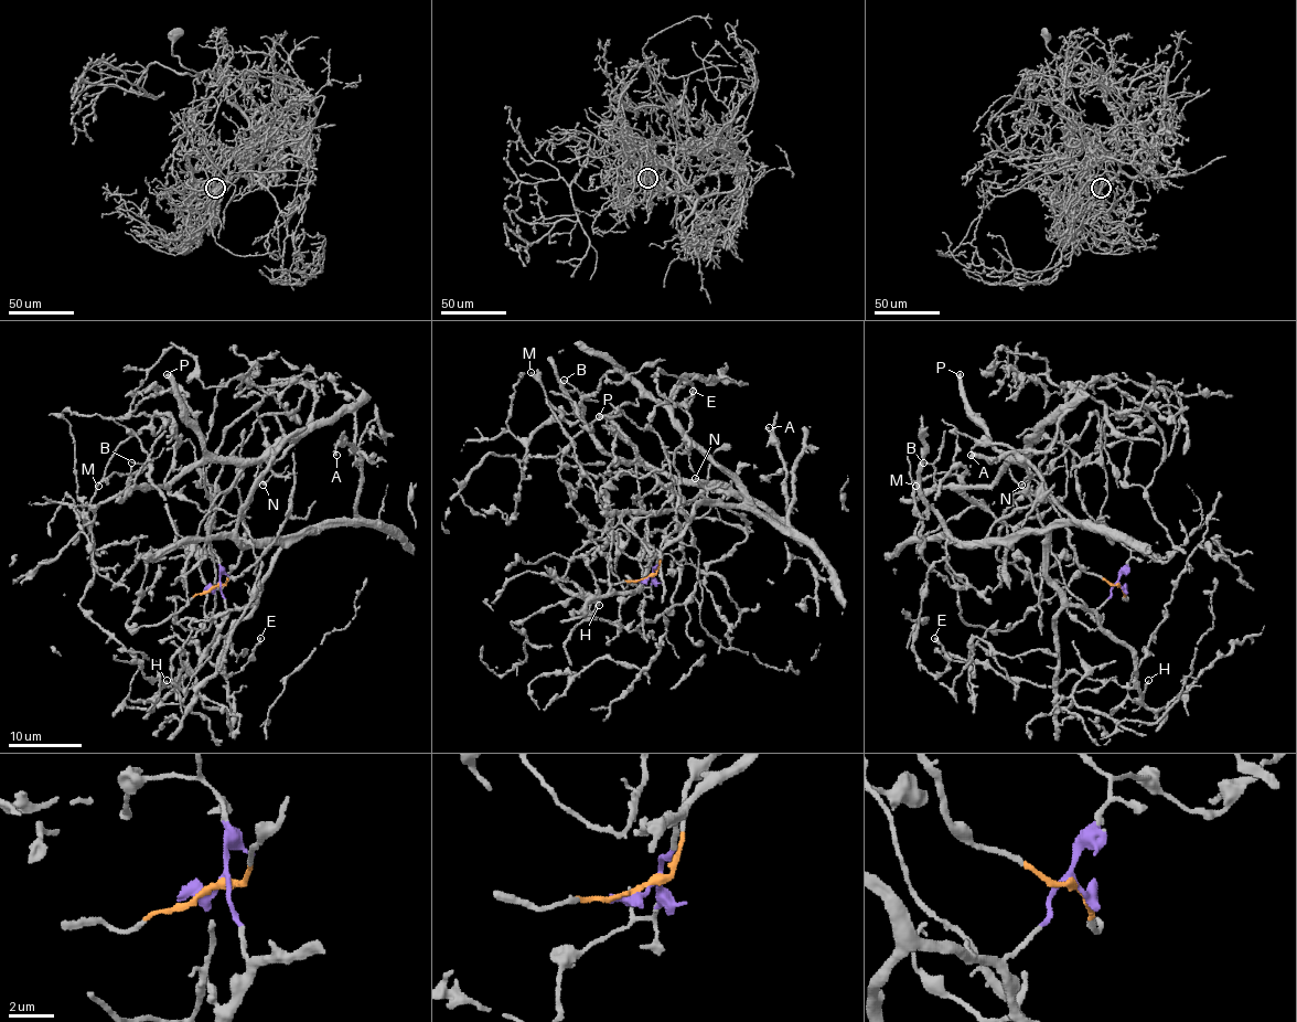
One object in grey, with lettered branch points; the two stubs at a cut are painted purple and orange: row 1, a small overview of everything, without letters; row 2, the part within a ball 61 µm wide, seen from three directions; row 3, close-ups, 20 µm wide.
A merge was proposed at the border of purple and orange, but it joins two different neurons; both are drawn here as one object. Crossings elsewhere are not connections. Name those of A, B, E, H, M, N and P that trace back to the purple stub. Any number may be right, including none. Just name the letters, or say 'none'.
E, H, M

